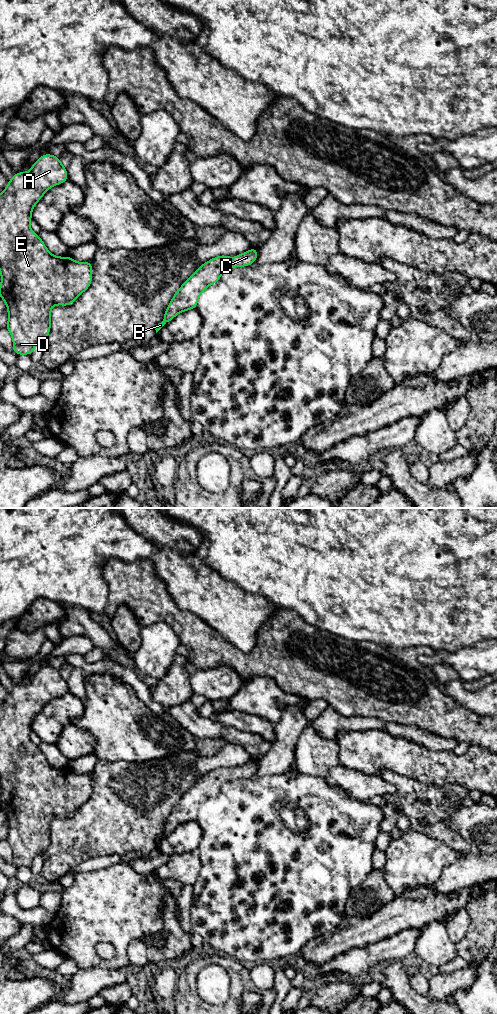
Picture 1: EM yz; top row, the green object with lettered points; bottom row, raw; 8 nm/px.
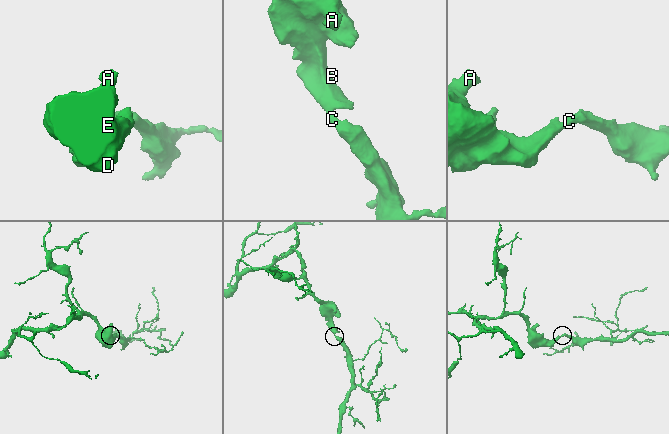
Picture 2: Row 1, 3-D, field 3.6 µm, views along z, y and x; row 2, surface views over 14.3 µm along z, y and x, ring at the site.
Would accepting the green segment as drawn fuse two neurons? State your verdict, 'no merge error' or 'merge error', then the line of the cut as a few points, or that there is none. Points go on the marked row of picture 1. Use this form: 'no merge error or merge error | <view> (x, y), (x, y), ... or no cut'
no merge error | no cut

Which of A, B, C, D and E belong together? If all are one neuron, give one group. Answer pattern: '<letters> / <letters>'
A B C D E

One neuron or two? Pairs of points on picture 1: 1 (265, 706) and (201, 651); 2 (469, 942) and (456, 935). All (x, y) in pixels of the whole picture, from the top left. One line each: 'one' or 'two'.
1: two
2: two

